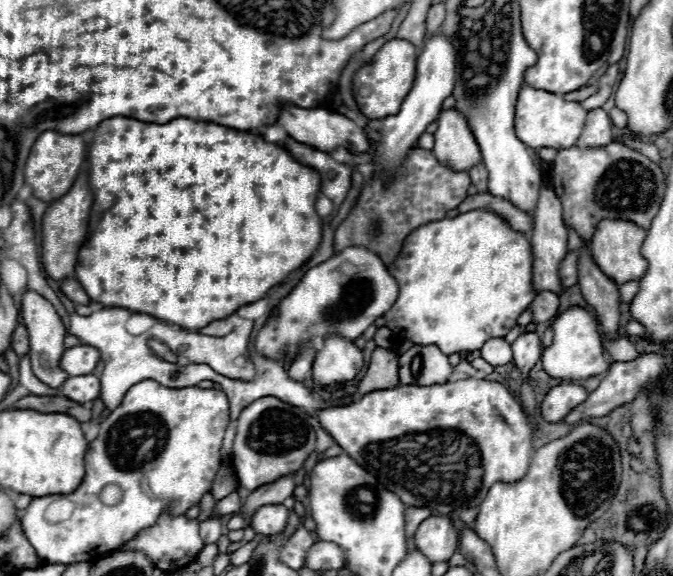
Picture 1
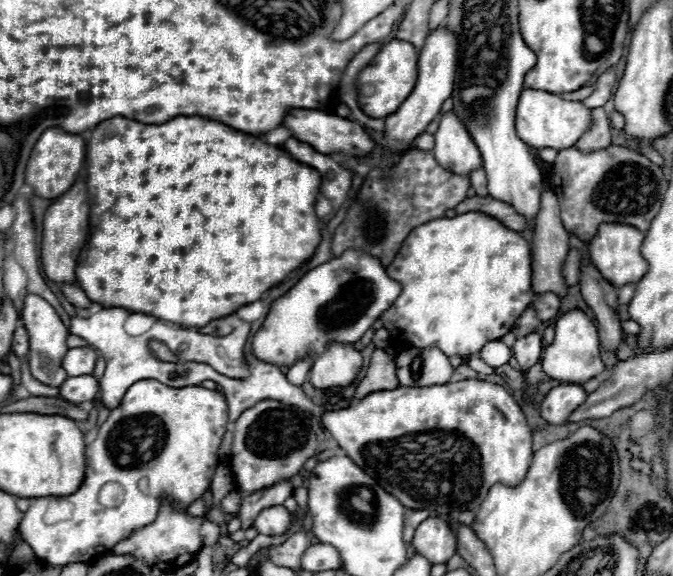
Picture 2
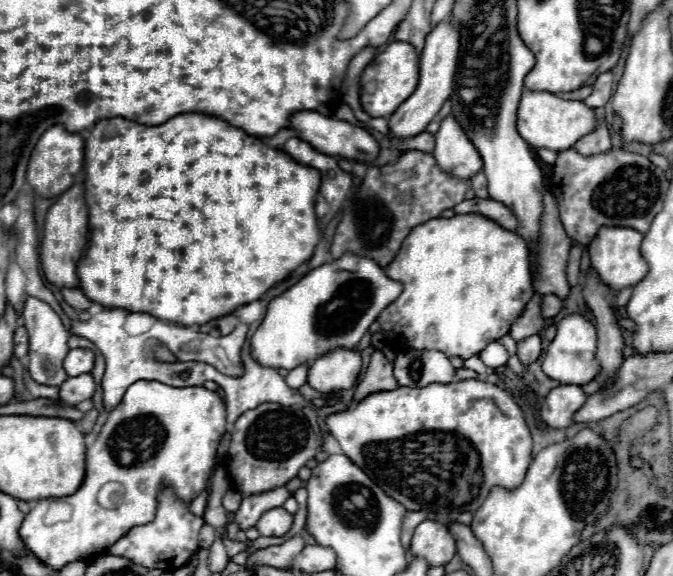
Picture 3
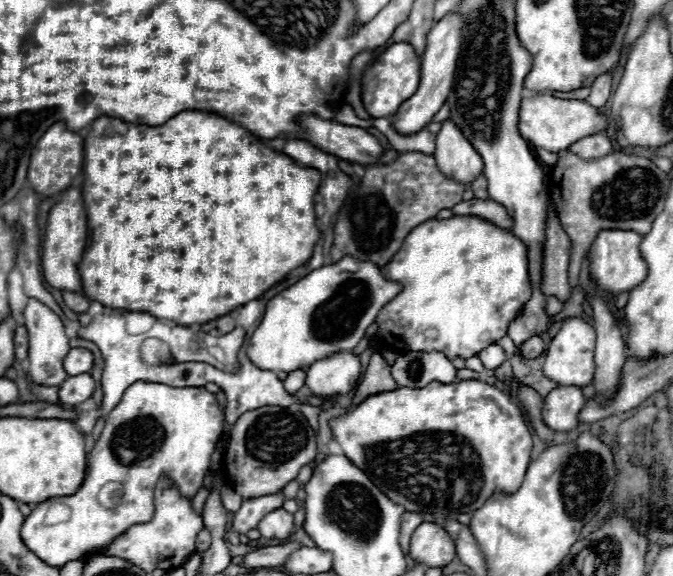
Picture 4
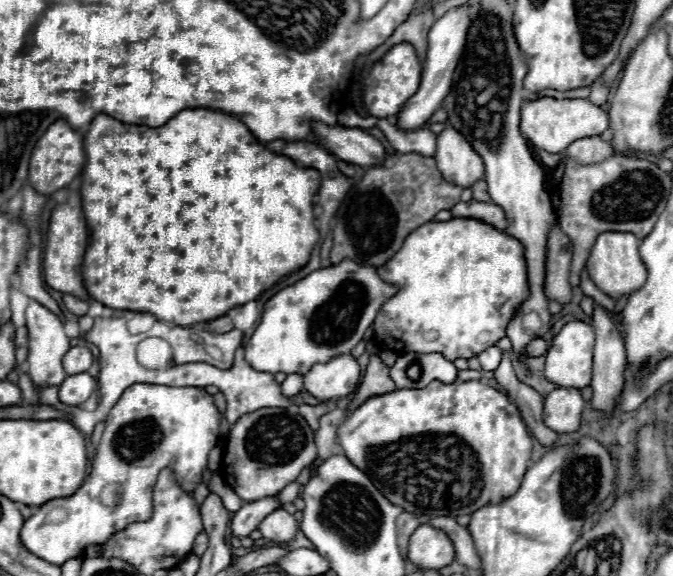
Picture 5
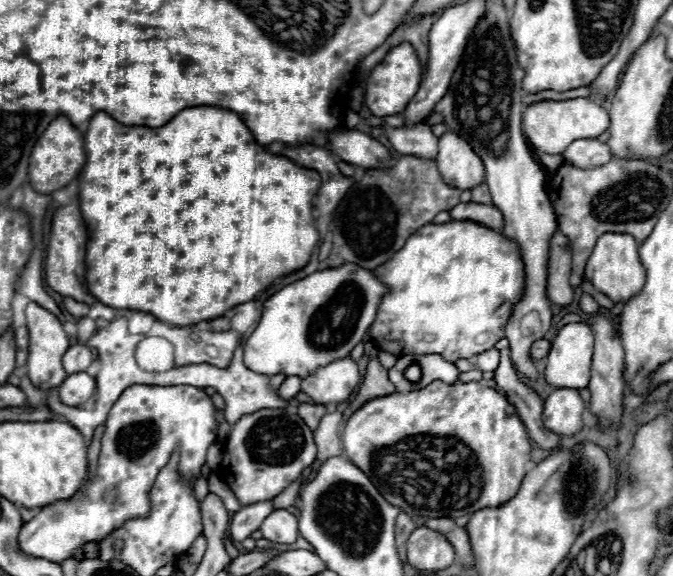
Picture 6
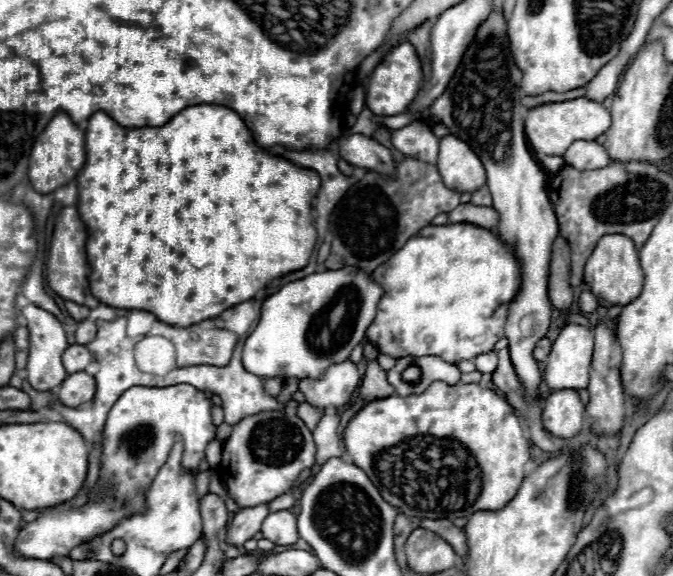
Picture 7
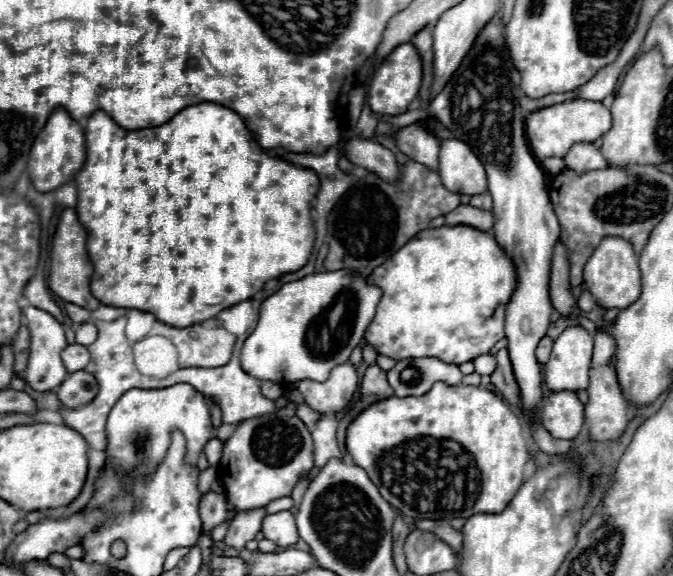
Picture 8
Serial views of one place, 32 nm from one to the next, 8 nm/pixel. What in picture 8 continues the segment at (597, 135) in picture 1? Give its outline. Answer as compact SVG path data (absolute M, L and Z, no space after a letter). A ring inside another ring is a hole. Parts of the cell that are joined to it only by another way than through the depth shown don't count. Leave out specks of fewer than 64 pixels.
M578 142L578 144L574 144L568 150L568 154L564 156L564 162L566 162L566 168L578 170L578 172L600 170L600 168L608 166L602 150L598 146L594 146L592 142Z

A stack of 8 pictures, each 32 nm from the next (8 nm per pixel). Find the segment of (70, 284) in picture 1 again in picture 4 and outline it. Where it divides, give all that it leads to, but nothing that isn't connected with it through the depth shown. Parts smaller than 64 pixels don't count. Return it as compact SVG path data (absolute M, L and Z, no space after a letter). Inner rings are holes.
M64 290L62 296L64 296L66 306L70 306L70 308L72 308L74 312L78 312L78 314L86 312L88 306L90 306L90 300L88 300L84 294L80 294L80 292L68 292L68 290Z

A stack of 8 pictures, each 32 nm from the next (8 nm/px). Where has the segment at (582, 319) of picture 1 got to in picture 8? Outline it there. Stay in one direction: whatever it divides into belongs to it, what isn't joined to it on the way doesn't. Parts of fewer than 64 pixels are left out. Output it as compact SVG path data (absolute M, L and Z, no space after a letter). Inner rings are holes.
M568 326L552 346L550 360L544 368L544 382L552 392L558 390L586 390L588 388L588 370L592 360L592 348L594 348L594 336L584 330L582 326Z

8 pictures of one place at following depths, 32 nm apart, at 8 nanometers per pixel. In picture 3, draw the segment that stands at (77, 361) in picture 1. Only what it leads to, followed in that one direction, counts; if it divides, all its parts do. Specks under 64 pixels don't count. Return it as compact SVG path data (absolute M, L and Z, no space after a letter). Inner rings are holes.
M74 348L64 358L64 370L68 376L88 374L94 368L94 352L88 348Z

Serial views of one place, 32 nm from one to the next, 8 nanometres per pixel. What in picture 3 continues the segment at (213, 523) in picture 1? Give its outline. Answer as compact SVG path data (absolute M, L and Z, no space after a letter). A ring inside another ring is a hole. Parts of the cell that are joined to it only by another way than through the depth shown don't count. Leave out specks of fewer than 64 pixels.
M204 524L202 530L200 530L200 548L208 548L208 546L212 546L214 538L216 538L216 528L210 526L210 524Z

